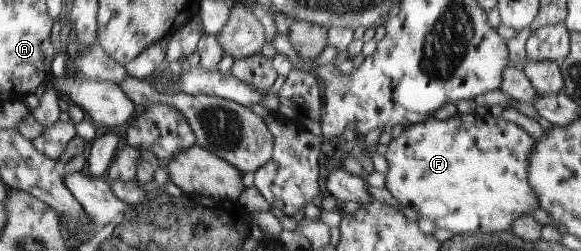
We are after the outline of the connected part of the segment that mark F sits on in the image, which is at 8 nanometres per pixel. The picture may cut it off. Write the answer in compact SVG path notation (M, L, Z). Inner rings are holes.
M457 112L453 117L446 120L438 120L430 117L422 123L405 126L398 137L394 138L389 145L385 158L387 159L388 171L386 174L385 187L393 197L402 205L412 207L420 213L422 218L430 219L436 228L450 229L456 235L470 232L490 233L492 231L510 231L513 223L521 216L532 215L535 209L541 207L538 196L529 184L529 167L531 151L535 149L535 139L526 133L519 125L507 120L504 116L493 117L489 114L485 117L476 117L475 113Z

